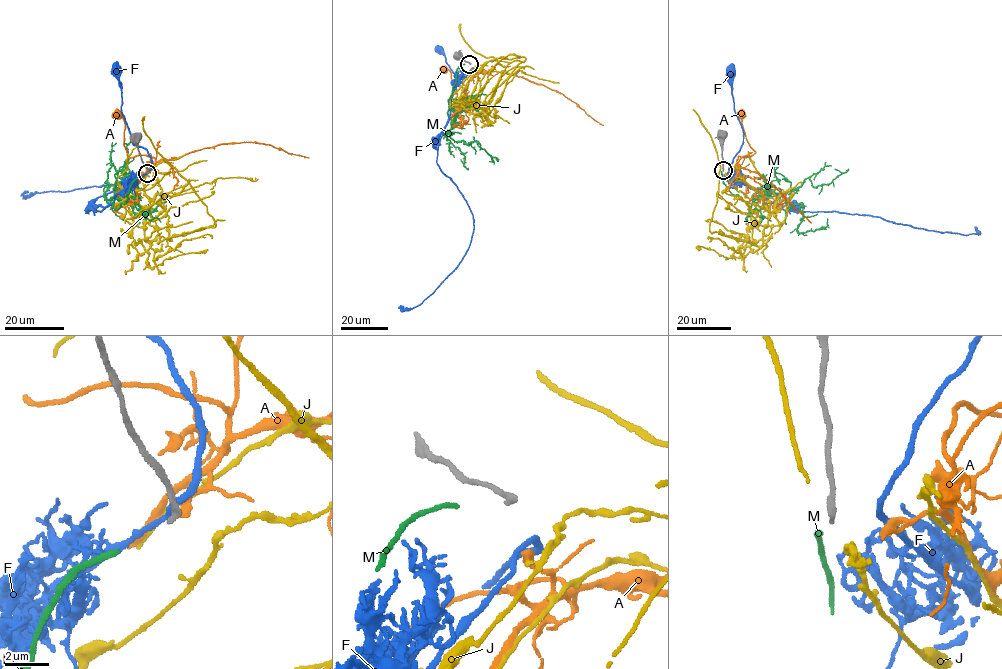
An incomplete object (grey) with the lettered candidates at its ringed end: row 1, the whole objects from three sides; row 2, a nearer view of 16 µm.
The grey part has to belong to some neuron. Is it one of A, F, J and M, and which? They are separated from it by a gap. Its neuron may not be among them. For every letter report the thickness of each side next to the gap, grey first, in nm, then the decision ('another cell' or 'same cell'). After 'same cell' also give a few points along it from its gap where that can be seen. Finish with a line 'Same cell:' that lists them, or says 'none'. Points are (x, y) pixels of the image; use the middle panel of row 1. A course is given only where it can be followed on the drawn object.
A: 260/400 nm | another cell
F: 260/260 nm | another cell
J: 260/240 nm | another cell
M: 260/240 nm | same cell | via (464, 64), (455, 72), (448, 100), (451, 126), (445, 132), (455, 141), (476, 141), (493, 161), (489, 161)
Same cell: M

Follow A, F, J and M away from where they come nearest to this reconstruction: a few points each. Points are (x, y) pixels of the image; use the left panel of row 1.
A: (149, 172), (155, 162), (216, 145), (244, 142), (261, 143), (308, 157)
F: (149, 171), (150, 155), (143, 147), (134, 145), (121, 112), (121, 86), (116, 71)
J: (153, 175), (114, 205), (128, 208), (144, 239), (215, 226), (153, 144), (145, 116)
M: (140, 177), (119, 208), (110, 197), (113, 185), (107, 201), (123, 192), (145, 219), (162, 198), (157, 191)

